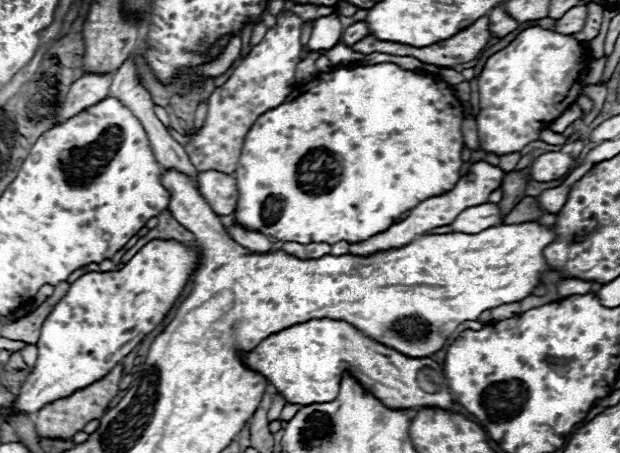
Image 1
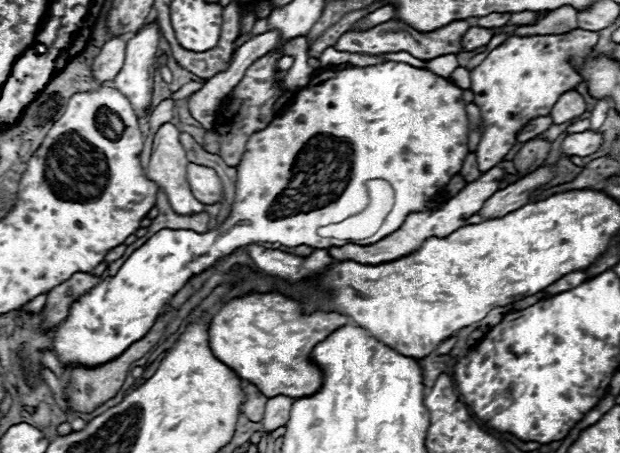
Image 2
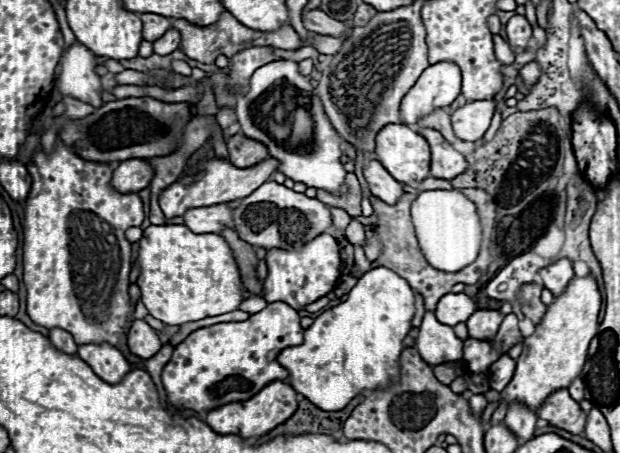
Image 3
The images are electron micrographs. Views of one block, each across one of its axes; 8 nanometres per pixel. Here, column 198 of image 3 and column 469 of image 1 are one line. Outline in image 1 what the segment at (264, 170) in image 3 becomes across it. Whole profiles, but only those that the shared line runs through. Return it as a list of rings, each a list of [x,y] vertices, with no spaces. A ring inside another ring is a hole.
[[[484,160],[476,162],[470,166],[470,172],[466,176],[462,176],[456,186],[440,196],[432,196],[432,198],[426,198],[422,200],[416,208],[412,208],[412,216],[408,216],[406,220],[402,220],[400,224],[394,224],[390,226],[386,232],[380,232],[364,242],[358,242],[358,244],[350,244],[350,254],[358,254],[358,256],[368,256],[368,254],[374,254],[374,252],[380,252],[380,250],[386,250],[386,248],[398,248],[402,244],[408,244],[410,240],[414,240],[416,236],[432,230],[432,228],[438,228],[438,226],[448,226],[454,222],[454,218],[458,216],[458,212],[470,208],[470,206],[478,206],[478,204],[484,204],[488,200],[488,196],[500,188],[502,184],[502,178],[504,178],[504,172],[498,168],[498,166],[492,166]]]

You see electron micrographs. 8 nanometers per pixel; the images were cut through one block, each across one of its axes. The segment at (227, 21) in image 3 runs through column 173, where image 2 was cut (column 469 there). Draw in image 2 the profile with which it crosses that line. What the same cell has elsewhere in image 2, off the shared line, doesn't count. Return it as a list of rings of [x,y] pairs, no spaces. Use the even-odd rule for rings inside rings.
[[[388,20],[384,24],[378,24],[374,28],[368,30],[348,30],[344,32],[338,42],[336,42],[336,50],[338,52],[352,52],[352,54],[390,54],[390,52],[408,52],[414,58],[420,60],[432,60],[438,56],[446,56],[446,54],[458,54],[462,52],[460,46],[460,38],[466,34],[466,30],[470,28],[468,20],[454,20],[434,32],[418,32],[412,26],[404,24],[402,20]]]

